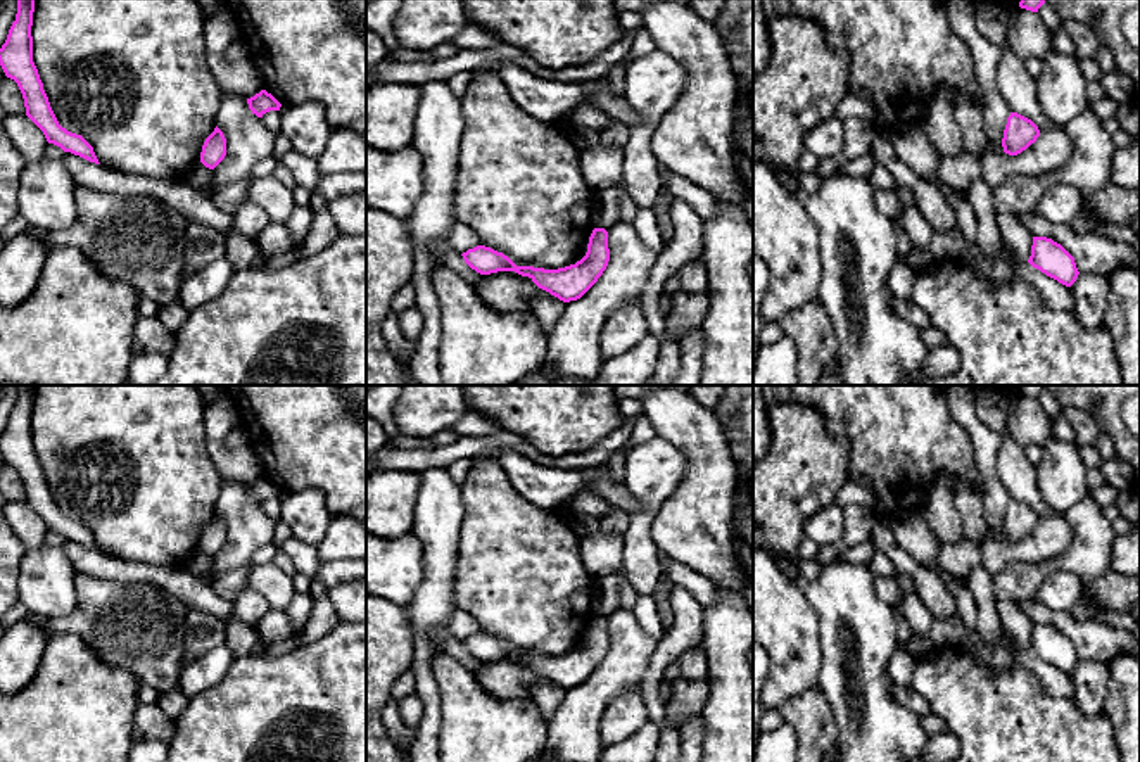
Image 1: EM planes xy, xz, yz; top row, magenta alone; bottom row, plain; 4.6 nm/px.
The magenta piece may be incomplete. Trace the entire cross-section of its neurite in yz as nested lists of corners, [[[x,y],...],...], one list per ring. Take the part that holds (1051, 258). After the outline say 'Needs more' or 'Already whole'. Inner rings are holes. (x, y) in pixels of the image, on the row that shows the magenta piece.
[[[1033,237],[1028,263],[1066,287],[1071,287],[1080,275],[1074,257],[1061,244],[1047,237]]]. Already whole

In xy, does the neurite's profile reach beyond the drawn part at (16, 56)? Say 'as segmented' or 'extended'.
as segmented

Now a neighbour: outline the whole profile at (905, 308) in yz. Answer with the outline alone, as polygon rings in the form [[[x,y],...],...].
[[[895,297],[893,309],[898,316],[902,316],[905,321],[919,330],[931,327],[929,316],[910,299]]]

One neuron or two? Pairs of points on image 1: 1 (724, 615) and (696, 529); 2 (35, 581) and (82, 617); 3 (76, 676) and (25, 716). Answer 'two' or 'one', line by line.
1: two
2: two
3: one

